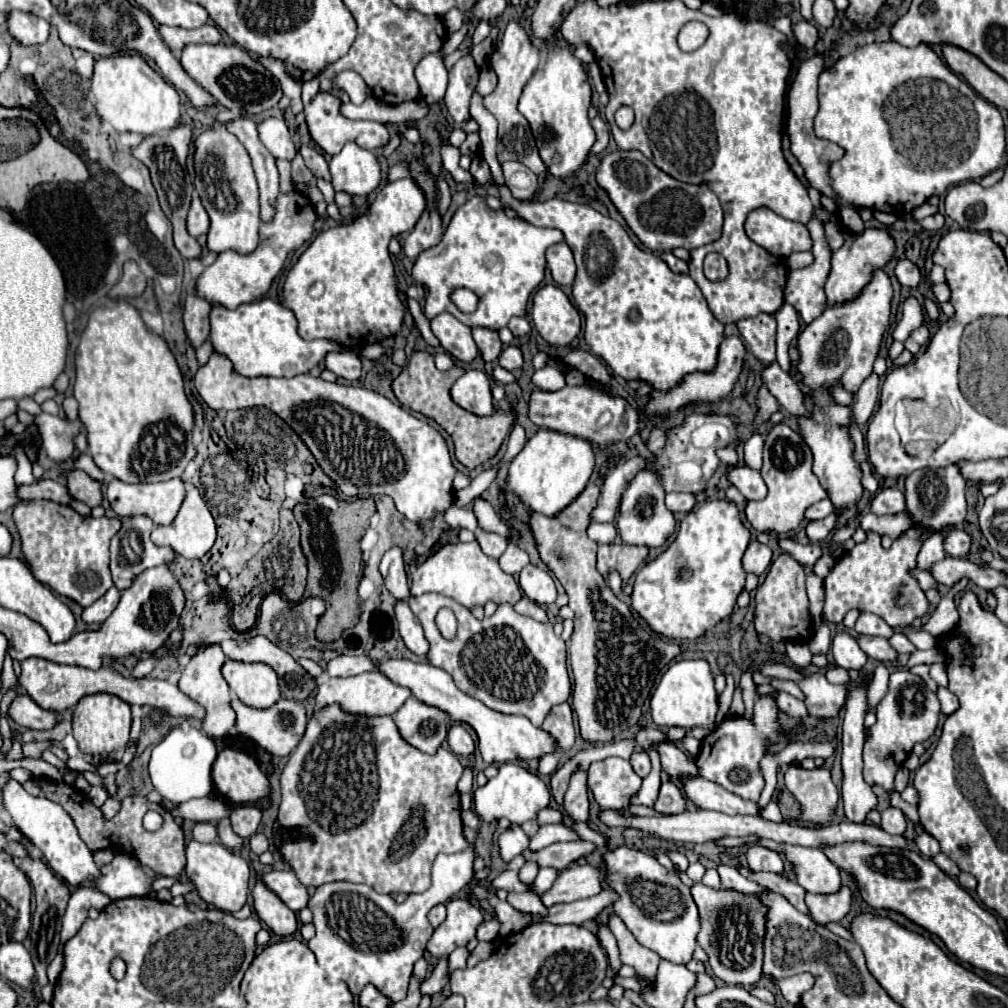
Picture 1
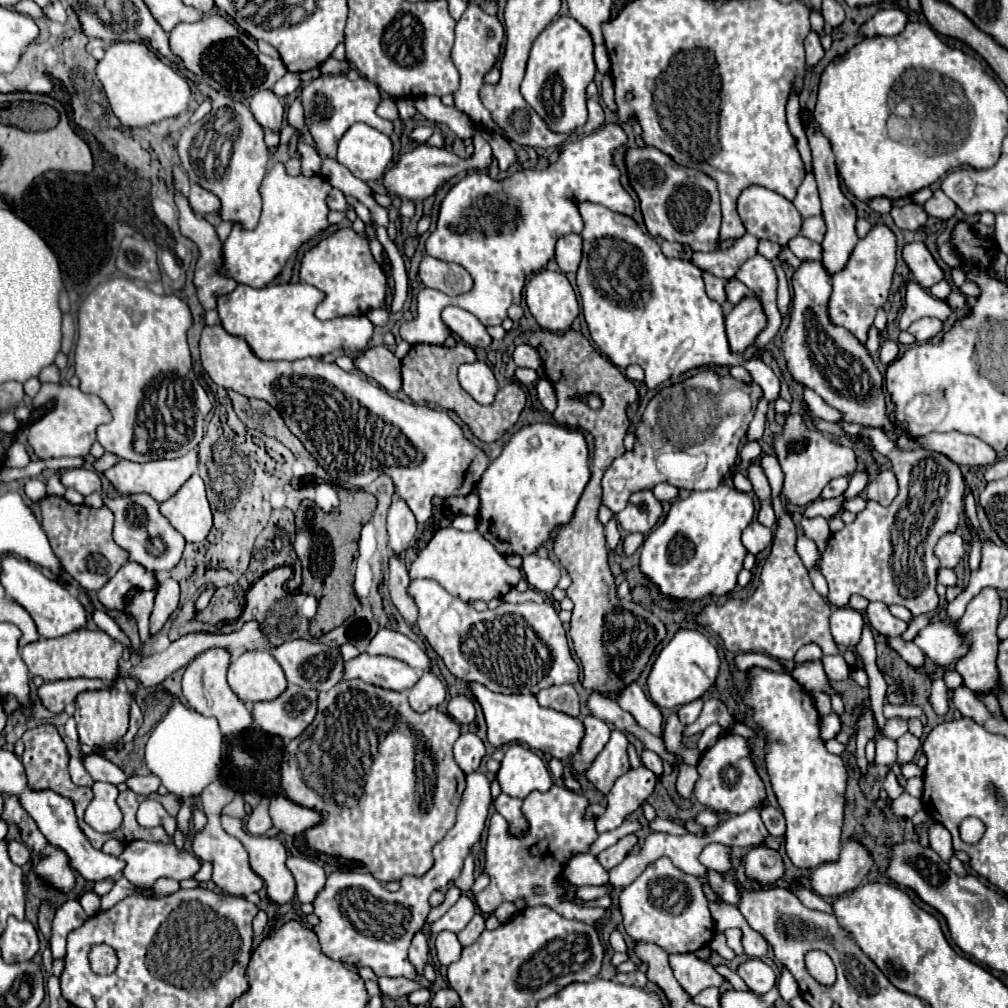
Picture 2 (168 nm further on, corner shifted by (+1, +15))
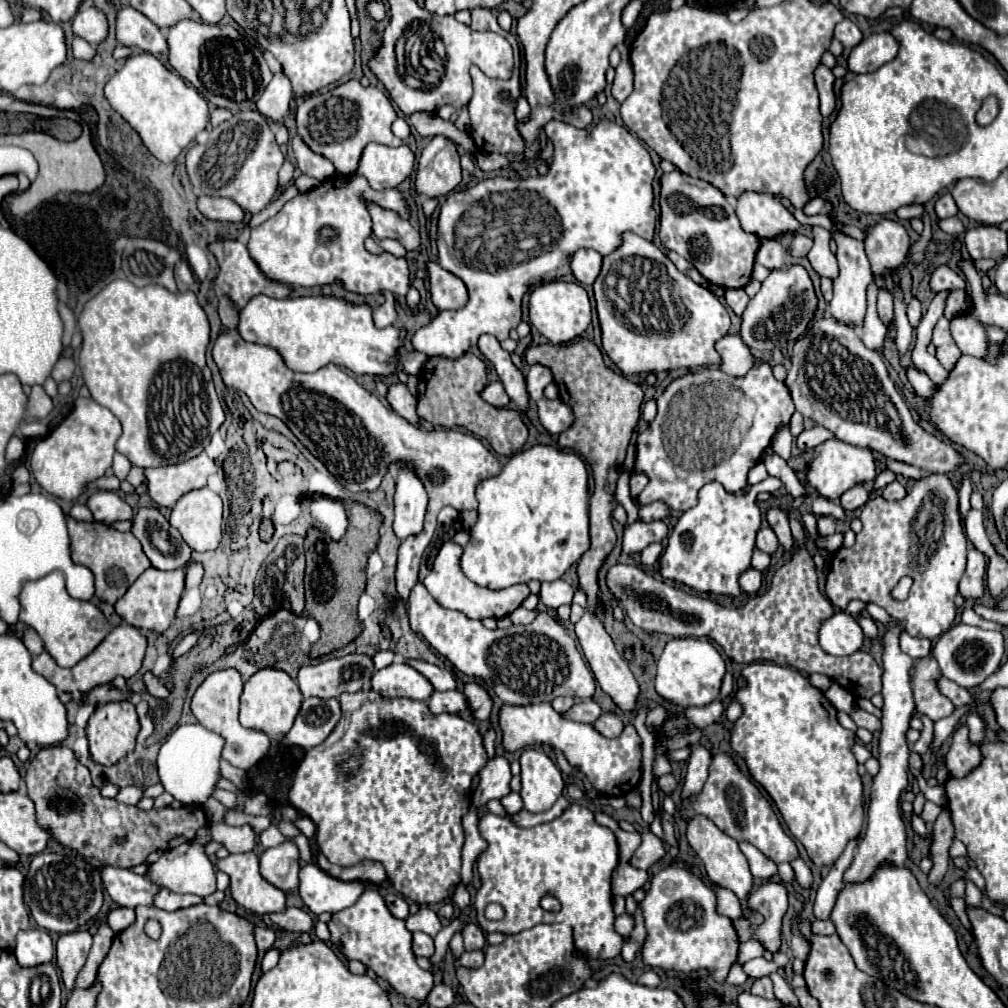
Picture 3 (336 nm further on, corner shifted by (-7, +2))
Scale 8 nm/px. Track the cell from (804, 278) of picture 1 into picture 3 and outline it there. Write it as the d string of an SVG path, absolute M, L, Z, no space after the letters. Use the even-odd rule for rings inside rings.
M824 315L822 319L814 321L808 327L808 333L804 333L804 337L800 337L794 343L790 361L792 361L792 369L788 371L788 377L784 383L790 389L796 411L800 411L804 417L810 417L814 423L830 429L840 441L856 445L856 447L872 449L890 459L904 461L908 465L920 467L930 473L954 473L964 463L964 457L950 443L946 443L938 435L926 433L910 417L910 411L904 399L898 395L894 383L888 377L882 355L878 351L868 349L852 327L836 321L834 317Z

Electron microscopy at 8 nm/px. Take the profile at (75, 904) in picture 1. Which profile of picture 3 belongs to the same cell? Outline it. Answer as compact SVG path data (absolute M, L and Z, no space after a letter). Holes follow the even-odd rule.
M72 931L60 935L56 943L56 965L62 973L66 989L74 989L74 979L92 947L92 935L88 931Z

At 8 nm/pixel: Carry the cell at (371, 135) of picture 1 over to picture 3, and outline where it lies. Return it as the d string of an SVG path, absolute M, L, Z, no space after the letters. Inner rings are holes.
M350 79L336 89L320 91L310 95L298 105L296 125L304 143L318 155L330 159L340 175L348 175L356 169L358 159L366 143L384 143L390 147L403 144L392 131L390 125L396 119L396 111L390 99L376 87L362 87L356 79Z

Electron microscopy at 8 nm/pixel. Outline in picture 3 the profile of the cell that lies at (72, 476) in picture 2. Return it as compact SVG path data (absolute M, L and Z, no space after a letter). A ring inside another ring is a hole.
M96 491L86 501L88 509L94 513L94 521L110 525L116 519L132 519L134 511L132 507L120 499L114 491Z

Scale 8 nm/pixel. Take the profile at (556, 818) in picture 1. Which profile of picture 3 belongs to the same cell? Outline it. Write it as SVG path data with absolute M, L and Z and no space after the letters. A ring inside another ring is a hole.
M570 803L564 813L548 823L520 829L510 819L494 813L482 815L478 823L488 849L478 857L478 873L482 887L476 893L474 907L480 929L486 933L502 931L506 935L520 933L538 923L566 921L574 929L574 943L592 959L614 959L620 955L622 937L614 931L610 877L618 865L618 845L612 829L598 825L594 813ZM542 895L554 895L562 909L548 913L540 907ZM488 903L500 903L506 911L502 921L490 921L484 915Z

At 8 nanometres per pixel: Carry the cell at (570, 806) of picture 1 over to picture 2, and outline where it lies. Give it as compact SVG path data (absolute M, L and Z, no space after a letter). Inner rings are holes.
M586 716L584 726L586 726L584 744L580 744L580 752L572 760L578 774L584 774L588 770L588 764L592 764L594 756L604 748L604 744L610 738L610 732L612 732L610 726L596 716Z

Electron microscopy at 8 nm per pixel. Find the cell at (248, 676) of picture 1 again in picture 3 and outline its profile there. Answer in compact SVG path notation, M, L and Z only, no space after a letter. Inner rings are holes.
M264 667L256 671L244 685L244 691L240 697L240 723L250 729L260 729L274 739L282 739L284 733L288 733L292 727L294 717L300 709L300 703L302 703L302 693L296 681L280 669Z

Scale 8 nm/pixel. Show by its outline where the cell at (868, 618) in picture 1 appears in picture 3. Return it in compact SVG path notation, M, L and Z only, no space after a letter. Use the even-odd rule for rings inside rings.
M904 631L904 633L900 633L900 649L906 655L910 655L912 659L922 659L922 657L930 655L932 643L930 643L930 639L916 639Z

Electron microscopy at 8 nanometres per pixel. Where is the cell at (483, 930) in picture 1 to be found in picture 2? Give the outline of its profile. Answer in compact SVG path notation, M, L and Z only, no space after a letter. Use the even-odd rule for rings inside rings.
M476 914L476 916L470 920L470 924L458 934L460 944L462 944L464 948L470 946L470 944L474 944L476 938L482 934L482 930L484 930L484 918L482 918L482 914Z

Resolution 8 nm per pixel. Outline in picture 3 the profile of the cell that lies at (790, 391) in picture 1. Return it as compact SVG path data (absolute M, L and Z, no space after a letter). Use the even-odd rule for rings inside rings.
M930 473L922 479L916 479L902 501L890 503L884 501L882 497L870 499L860 513L860 521L864 529L856 535L854 545L842 547L838 549L838 553L832 555L830 573L826 579L826 595L830 603L842 611L852 599L860 599L864 603L876 603L884 607L896 621L900 621L900 625L908 635L926 639L940 637L956 617L954 597L958 593L958 581L966 569L966 547L968 547L968 537L964 537L964 525L958 515L958 489L954 487L954 481L948 475ZM900 577L912 577L914 581L904 601L896 601L890 595Z

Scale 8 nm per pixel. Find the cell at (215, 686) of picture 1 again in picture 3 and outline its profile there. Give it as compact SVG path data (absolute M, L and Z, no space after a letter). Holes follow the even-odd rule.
M222 669L222 671L210 673L196 689L192 703L190 703L190 709L202 727L224 737L226 745L222 749L222 759L228 761L230 765L246 771L266 755L266 751L270 747L270 737L266 733L260 733L256 729L244 729L240 725L238 699L242 693L242 685L244 685L244 681L236 669Z

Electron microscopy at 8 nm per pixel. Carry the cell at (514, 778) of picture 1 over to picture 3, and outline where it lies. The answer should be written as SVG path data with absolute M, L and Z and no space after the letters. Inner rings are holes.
M526 749L520 755L520 767L520 797L524 801L524 809L530 813L548 811L564 789L564 779L558 767L540 749Z

